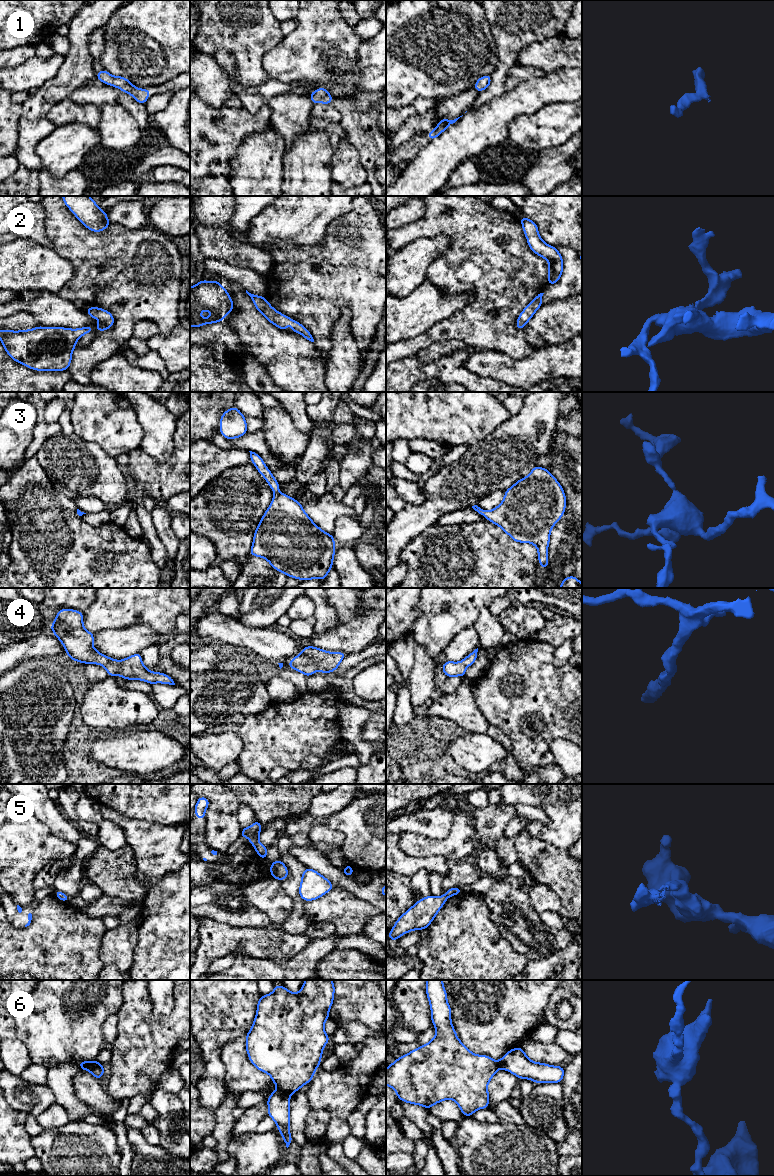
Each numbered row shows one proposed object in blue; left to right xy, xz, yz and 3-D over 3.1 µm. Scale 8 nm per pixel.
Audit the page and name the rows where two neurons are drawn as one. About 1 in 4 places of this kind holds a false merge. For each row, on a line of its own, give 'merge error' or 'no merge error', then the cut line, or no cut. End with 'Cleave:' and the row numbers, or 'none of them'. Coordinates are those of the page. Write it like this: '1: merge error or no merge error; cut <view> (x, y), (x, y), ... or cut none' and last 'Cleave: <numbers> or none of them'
1: no merge error; cut none
2: no merge error; cut none
3: no merge error; cut none
4: no merge error; cut none
5: merge error; cut xz (258, 842), (253, 845)
6: merge error; cut xz (278, 1089), (289, 1095)
Cleave: 5, 6

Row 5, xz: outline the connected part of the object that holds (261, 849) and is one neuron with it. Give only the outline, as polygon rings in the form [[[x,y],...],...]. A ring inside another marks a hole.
[[[257,843],[253,845],[255,851],[262,859],[267,859],[267,847],[261,843]]]

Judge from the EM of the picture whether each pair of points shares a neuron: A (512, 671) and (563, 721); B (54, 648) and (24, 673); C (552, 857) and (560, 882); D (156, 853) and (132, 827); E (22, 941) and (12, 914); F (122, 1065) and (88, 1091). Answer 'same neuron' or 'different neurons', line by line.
A: same neuron
B: different neurons
C: same neuron
D: same neuron
E: different neurons
F: different neurons

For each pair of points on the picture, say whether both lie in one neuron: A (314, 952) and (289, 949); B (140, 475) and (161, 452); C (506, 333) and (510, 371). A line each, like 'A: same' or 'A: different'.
A: different
B: different
C: different

